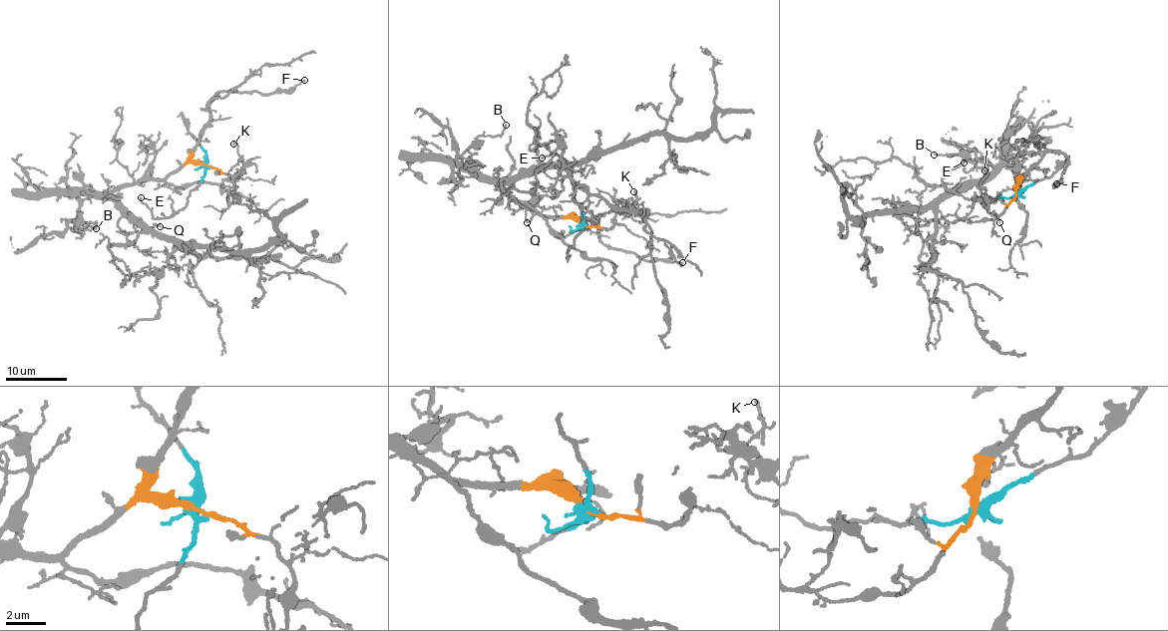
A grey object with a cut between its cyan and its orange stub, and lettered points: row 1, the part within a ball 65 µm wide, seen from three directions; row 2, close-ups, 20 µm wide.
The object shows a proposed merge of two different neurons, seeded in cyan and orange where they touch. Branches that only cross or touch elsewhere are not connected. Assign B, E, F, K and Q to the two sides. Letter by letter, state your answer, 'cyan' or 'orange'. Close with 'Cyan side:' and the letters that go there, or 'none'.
B: orange
E: cyan
F: orange
K: orange
Q: orange
Cyan side: E

